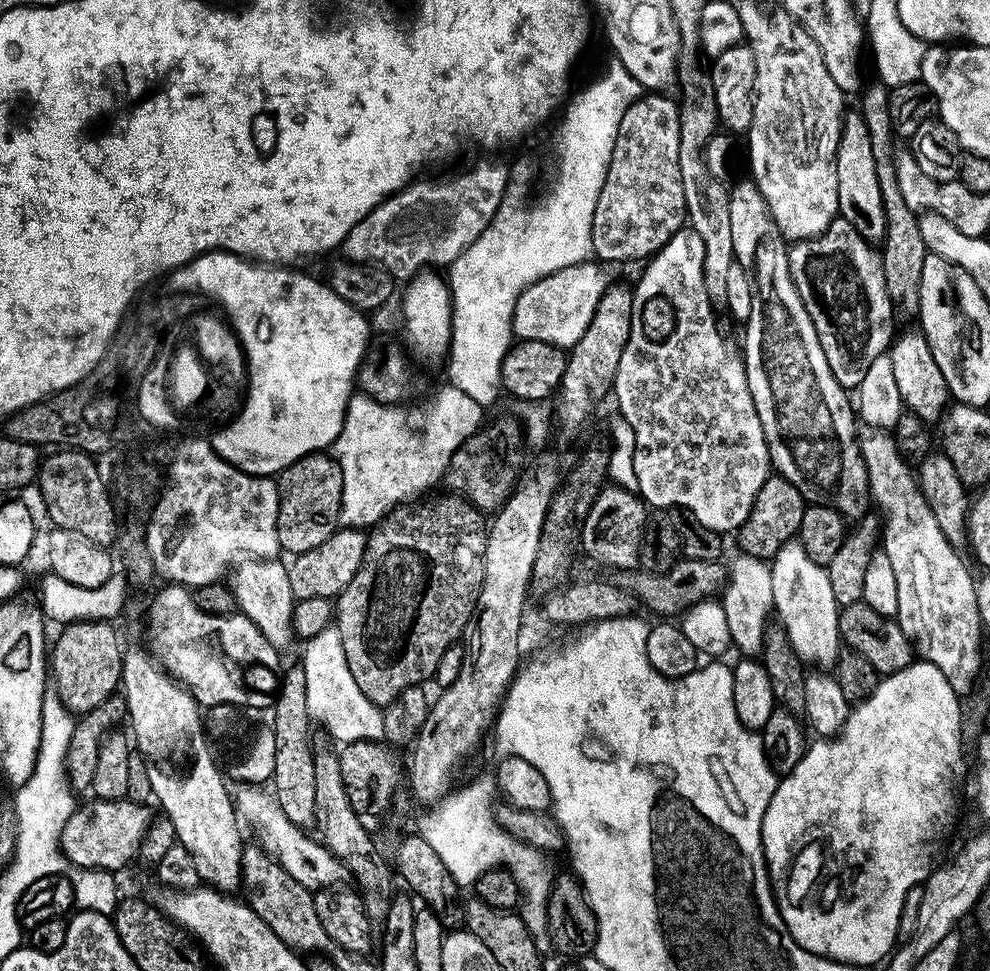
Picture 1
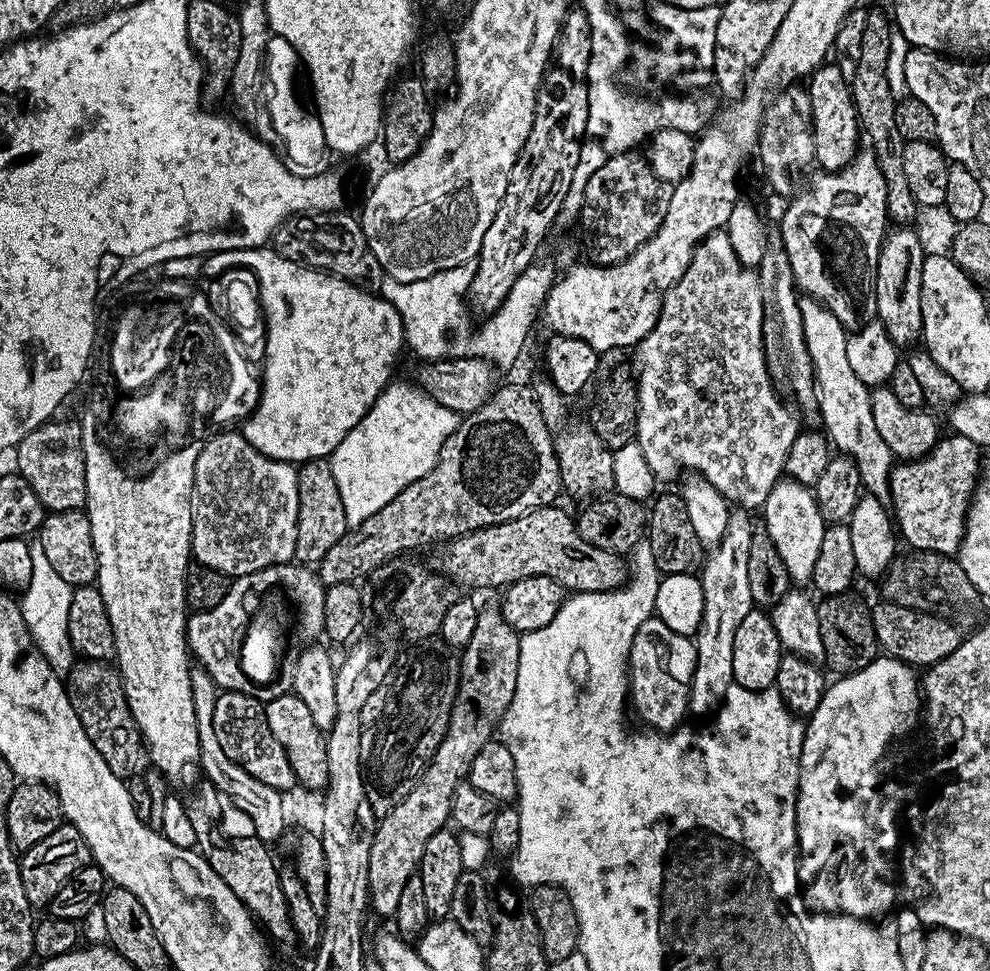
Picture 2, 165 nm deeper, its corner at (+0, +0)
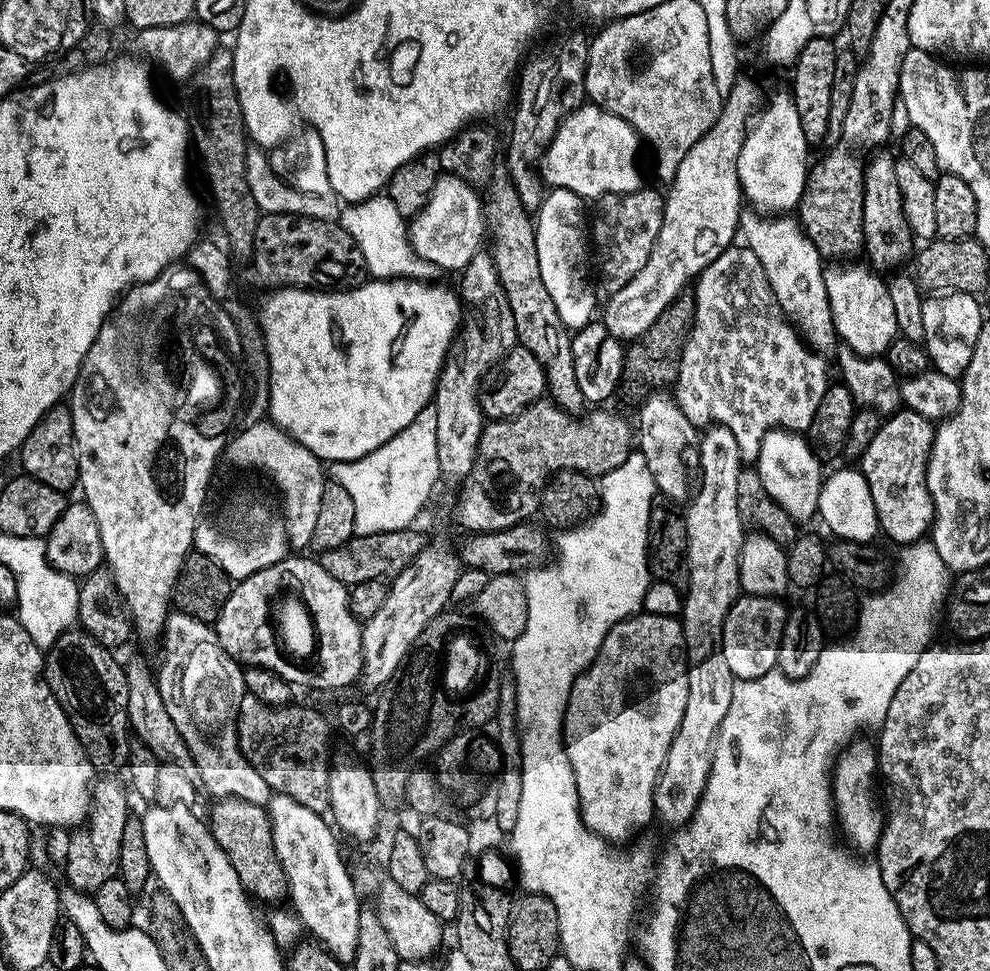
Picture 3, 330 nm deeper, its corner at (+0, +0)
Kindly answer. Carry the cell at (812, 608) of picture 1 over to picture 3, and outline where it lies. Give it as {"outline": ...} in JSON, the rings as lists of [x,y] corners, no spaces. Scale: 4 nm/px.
{"outline":[[[773,428],[762,438],[758,458],[754,462],[757,474],[766,486],[766,494],[786,510],[792,521],[808,520],[817,515],[818,494],[824,485],[825,473],[820,472],[822,462],[807,439],[799,432],[787,432],[784,428]]]}

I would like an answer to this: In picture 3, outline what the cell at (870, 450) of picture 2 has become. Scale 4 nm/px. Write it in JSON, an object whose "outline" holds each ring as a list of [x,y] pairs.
{"outline":[[[744,210],[740,214],[738,232],[742,240],[744,236],[743,243],[747,248],[754,250],[758,262],[762,262],[766,282],[770,282],[770,290],[778,306],[804,343],[820,354],[828,354],[832,347],[835,349],[838,337],[826,294],[826,264],[799,223],[788,214],[776,214],[769,218],[755,210]]]}

